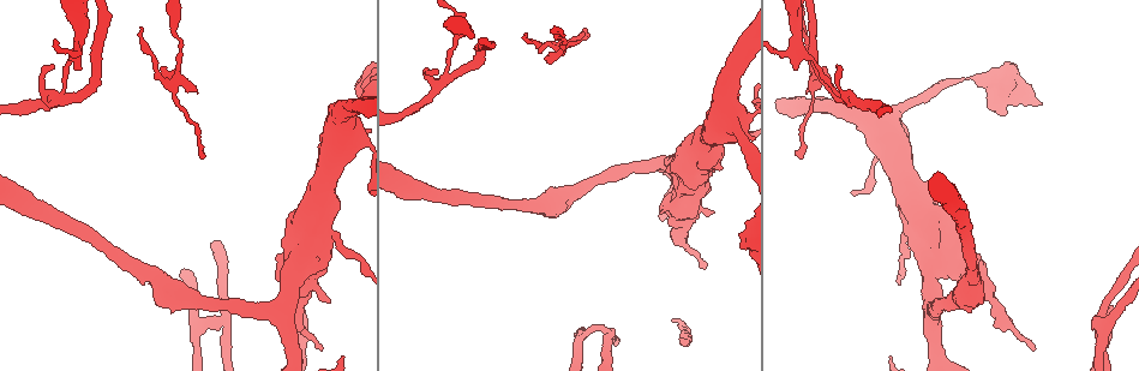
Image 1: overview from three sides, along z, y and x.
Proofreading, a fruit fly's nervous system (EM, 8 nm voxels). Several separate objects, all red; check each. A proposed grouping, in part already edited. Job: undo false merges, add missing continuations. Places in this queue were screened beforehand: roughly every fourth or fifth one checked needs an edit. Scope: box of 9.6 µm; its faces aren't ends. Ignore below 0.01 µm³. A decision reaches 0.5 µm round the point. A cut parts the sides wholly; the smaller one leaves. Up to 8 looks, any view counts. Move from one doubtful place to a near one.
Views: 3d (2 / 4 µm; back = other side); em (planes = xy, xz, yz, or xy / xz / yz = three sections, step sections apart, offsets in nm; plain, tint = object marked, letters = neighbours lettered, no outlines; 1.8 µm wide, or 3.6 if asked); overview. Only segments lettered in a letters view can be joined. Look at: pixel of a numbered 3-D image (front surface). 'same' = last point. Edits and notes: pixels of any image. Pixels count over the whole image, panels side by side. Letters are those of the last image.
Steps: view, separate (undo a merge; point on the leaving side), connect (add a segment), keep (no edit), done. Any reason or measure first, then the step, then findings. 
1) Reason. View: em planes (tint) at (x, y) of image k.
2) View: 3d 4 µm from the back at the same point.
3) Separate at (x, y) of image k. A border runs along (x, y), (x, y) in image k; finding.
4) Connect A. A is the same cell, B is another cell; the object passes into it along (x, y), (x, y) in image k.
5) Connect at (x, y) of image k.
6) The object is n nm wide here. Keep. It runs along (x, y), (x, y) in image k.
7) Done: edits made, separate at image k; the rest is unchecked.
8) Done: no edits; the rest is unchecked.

View: em xy step 8 (tint) at (851, 101) of image 1.

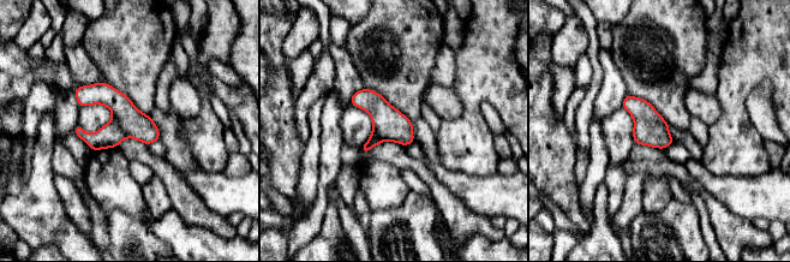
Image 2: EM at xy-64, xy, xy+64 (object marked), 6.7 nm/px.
Another direction. View: em yz step 4 (letters) at the same point.

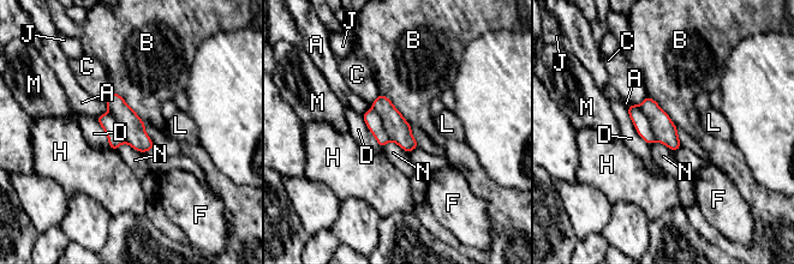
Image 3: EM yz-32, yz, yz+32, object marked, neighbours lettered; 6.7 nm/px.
The object is 220 nm wide here. Separate at (664, 131) of image 3. A, B, C, D, F, H, J, L, M and N are other cells; a border runs along (638, 106), (648, 119), (656, 139) in image 3; two neurons meet here.

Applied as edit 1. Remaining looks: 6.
See it whole again. View: overview.

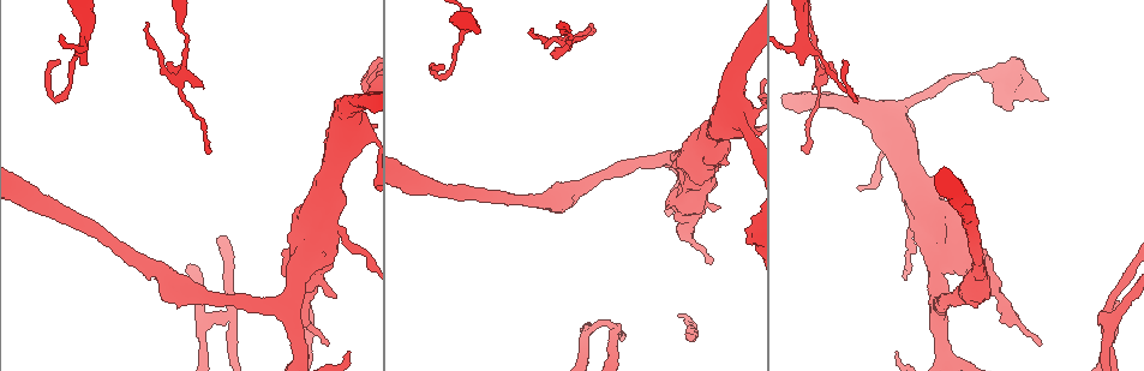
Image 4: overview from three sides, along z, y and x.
A fork. View: em planes (letters) at (821, 76) of image 4.

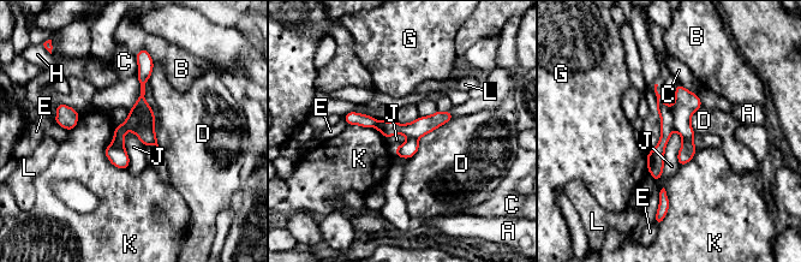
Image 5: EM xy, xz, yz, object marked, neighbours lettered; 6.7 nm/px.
The object is 120 nm wide here. Keep. A, B, C, D, E, G, H, J, K and L are other cells; continuous, no second neuron.

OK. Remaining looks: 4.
Sudden change in width. View: 3d 4 µm at (321, 234) of image 4.

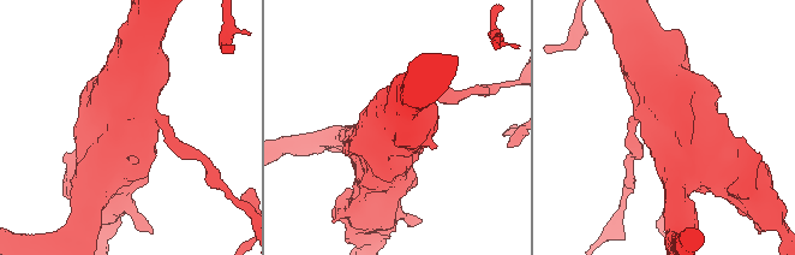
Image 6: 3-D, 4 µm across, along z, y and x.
Need the tissue. View: em 3.6 µm planes (letters) at (666, 126) of image 6.

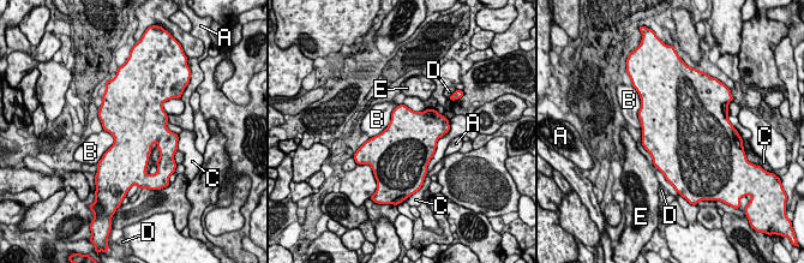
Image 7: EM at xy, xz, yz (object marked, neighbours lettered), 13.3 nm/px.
Keep. A, B, C, D and E are other cells; a border runs along (398, 105), (390, 123), (370, 138) in image 7; one neuron here.

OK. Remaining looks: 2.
Done: edits made, separate at image 3; the rest is unchecked.

